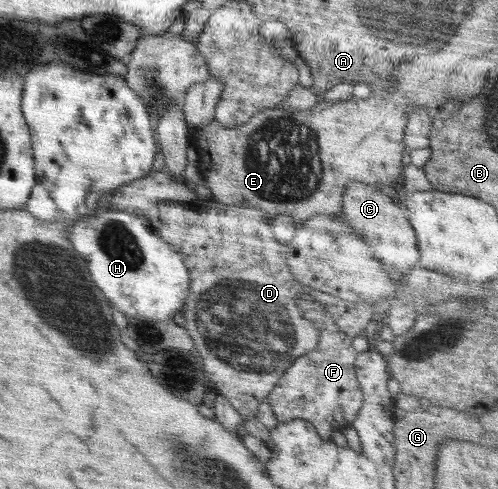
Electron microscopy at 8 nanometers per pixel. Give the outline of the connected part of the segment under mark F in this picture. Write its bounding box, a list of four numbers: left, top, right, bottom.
[267,296,363,441]

